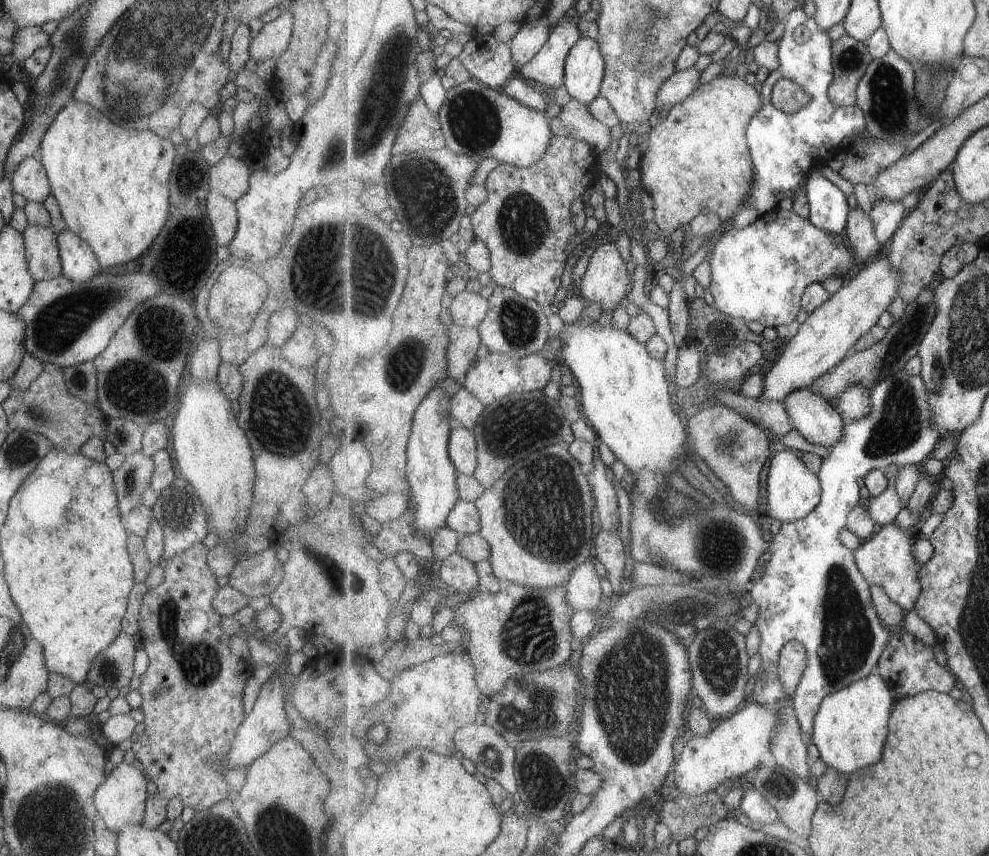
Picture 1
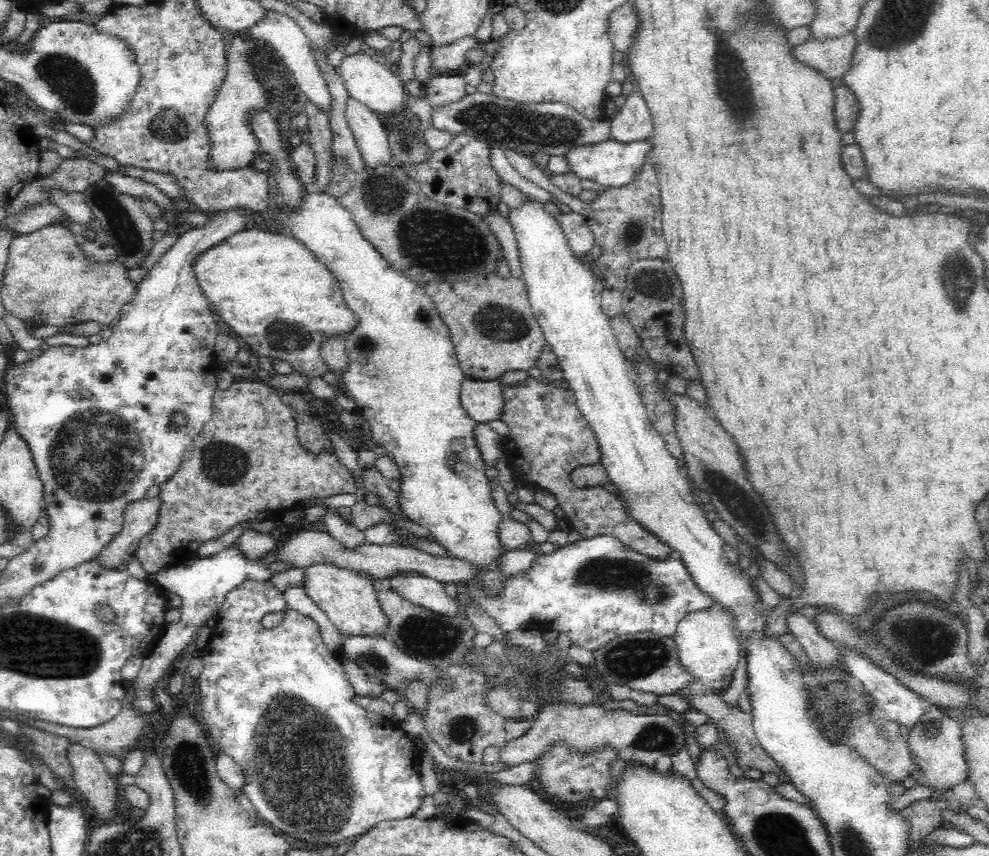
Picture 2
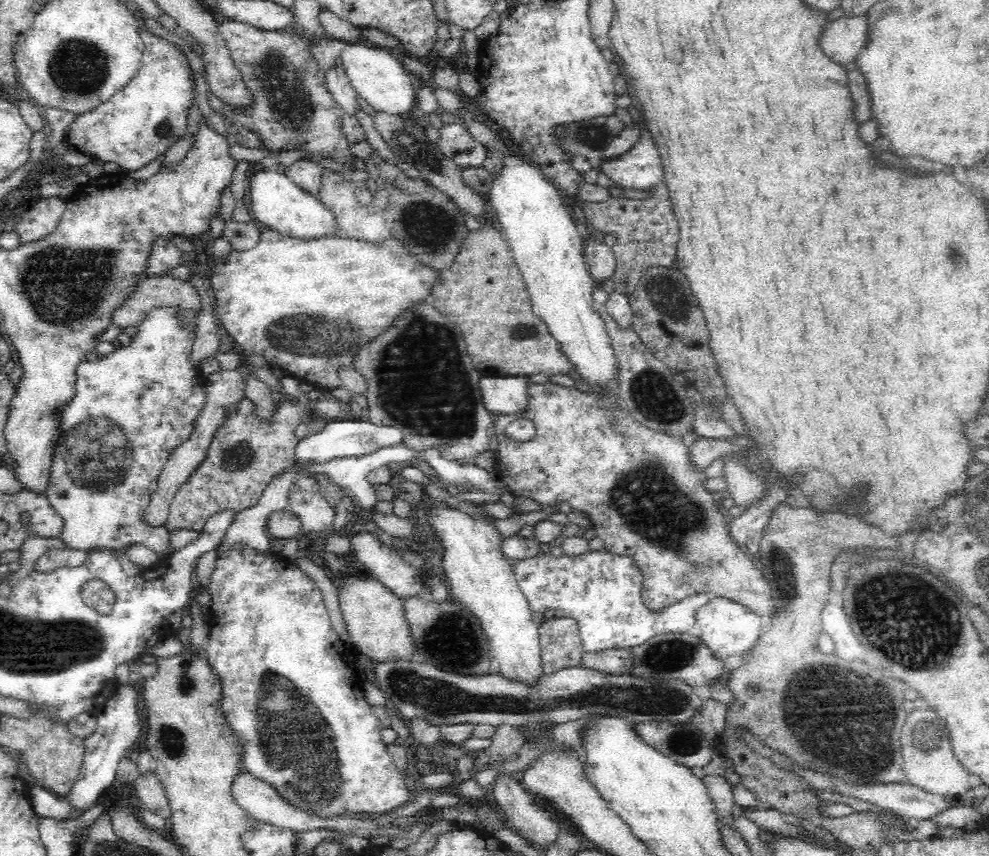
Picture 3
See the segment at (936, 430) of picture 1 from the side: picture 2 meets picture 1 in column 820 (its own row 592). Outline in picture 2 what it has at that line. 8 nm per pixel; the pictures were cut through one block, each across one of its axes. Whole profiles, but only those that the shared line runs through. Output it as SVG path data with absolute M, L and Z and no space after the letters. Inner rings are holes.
M610 535L581 539L554 550L550 554L538 555L528 568L509 576L504 584L504 598L485 598L475 586L469 586L470 595L489 612L504 632L527 628L532 620L545 624L554 630L564 632L571 644L596 652L610 640L638 632L656 633L660 636L674 636L679 622L691 612L710 608L714 603L712 595L696 586L682 558L673 555L664 562L658 562L643 554L626 548L620 540Z

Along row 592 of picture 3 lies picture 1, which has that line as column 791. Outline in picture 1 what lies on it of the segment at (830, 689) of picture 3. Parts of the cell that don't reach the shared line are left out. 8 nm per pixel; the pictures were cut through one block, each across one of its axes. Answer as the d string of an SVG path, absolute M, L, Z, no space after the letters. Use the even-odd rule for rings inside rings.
M777 764L775 767L765 767L760 765L754 770L754 777L749 780L749 786L759 789L759 792L778 810L778 814L791 830L797 834L805 834L807 838L811 836L813 830L813 818L818 811L818 804L821 795L814 782L807 782L796 772Z

